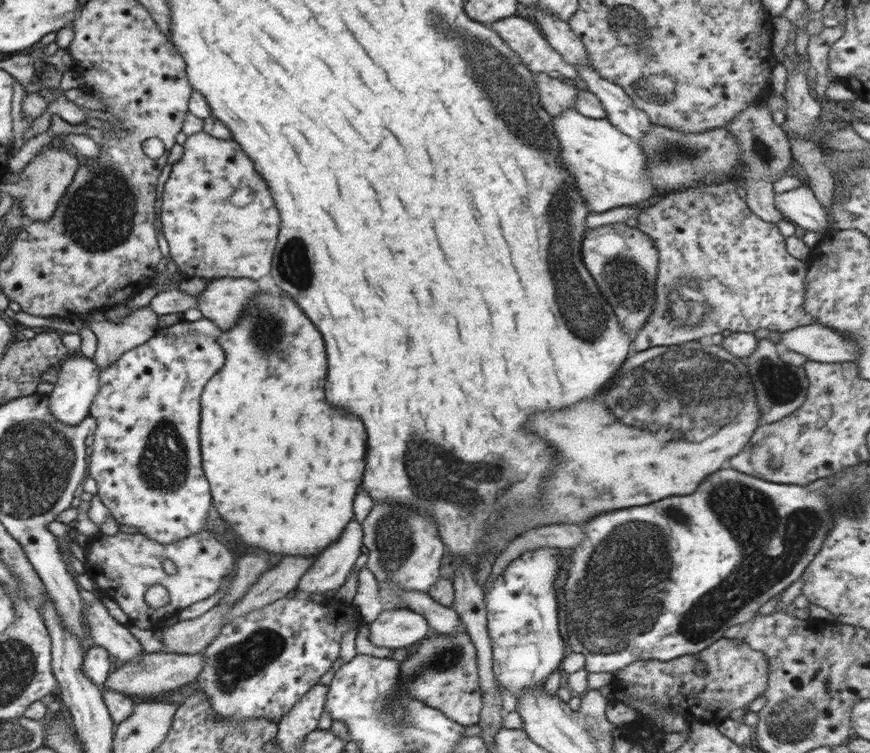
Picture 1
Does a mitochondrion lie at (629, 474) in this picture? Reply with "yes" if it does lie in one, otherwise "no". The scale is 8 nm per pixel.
no

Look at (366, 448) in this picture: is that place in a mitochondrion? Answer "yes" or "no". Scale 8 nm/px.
no

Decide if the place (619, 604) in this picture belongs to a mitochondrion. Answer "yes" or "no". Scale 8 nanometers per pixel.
yes

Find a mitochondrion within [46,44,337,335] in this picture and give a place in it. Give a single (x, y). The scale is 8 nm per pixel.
(98, 215)

